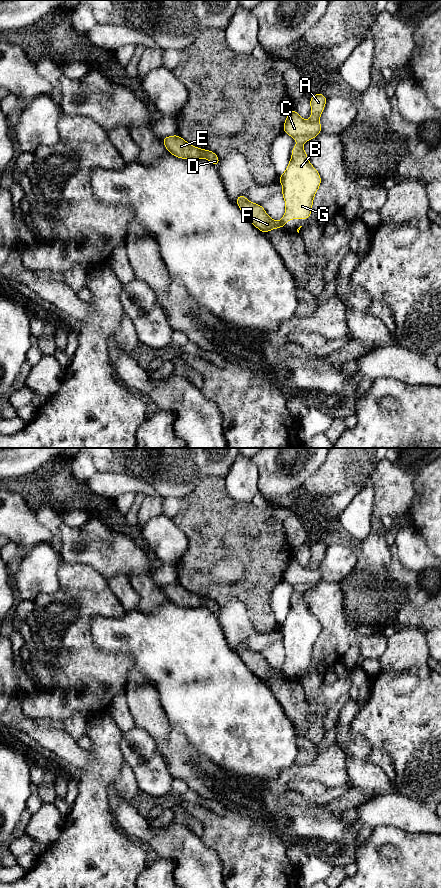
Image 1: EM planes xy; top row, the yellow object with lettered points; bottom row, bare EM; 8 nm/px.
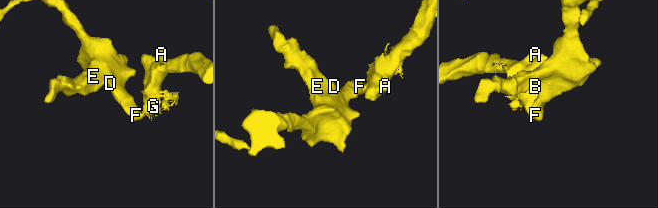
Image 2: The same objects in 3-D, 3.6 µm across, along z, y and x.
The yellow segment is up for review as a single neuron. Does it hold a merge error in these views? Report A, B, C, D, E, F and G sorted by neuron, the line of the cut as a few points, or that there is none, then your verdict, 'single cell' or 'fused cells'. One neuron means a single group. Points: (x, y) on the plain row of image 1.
A B C G / D E F; cut in xy along (279, 670), (282, 674); fused cells

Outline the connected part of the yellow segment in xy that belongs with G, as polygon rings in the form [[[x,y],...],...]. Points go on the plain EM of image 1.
[[[322,541],[310,545],[311,567],[302,567],[296,558],[291,558],[284,570],[283,580],[290,583],[298,592],[292,598],[292,605],[286,619],[278,625],[282,632],[282,644],[286,658],[280,671],[285,676],[291,667],[308,667],[312,660],[314,644],[321,633],[321,623],[308,608],[302,592],[323,580],[320,564],[327,546]]]

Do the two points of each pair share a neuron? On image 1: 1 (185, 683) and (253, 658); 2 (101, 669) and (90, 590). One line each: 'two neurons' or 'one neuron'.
1: two neurons
2: one neuron

